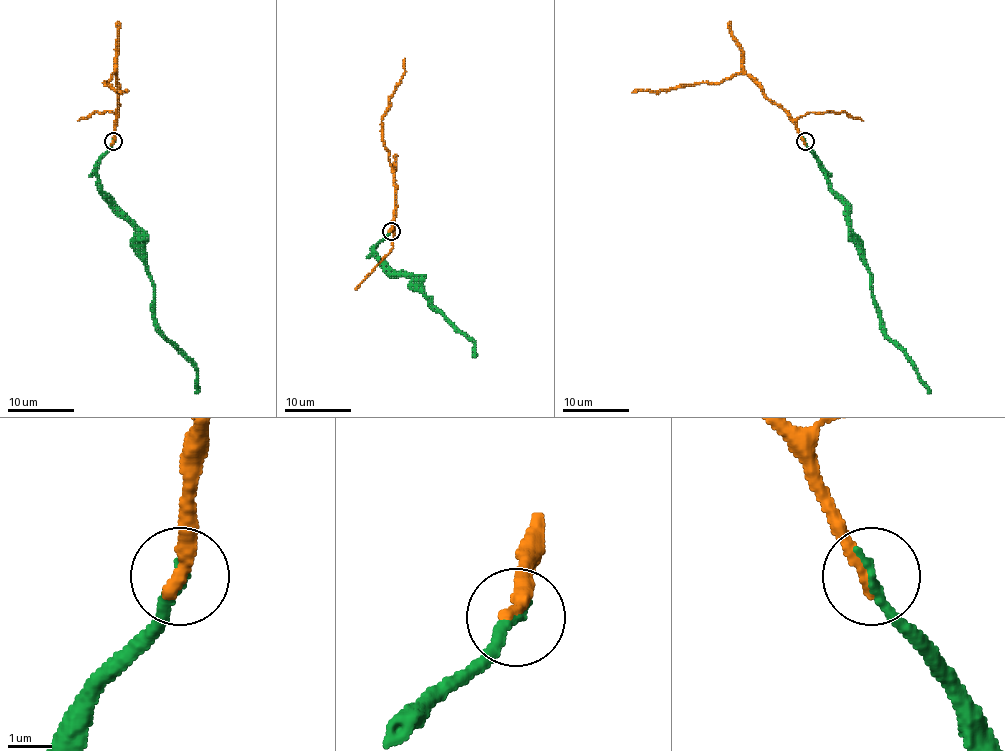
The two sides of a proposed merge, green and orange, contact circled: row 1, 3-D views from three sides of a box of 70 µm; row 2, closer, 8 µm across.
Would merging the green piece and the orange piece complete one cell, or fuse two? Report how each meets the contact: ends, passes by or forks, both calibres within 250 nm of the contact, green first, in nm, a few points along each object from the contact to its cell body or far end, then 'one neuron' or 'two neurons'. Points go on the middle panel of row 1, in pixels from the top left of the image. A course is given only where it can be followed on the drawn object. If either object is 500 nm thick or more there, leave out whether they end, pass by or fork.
green ends there; orange ends there; 280 nm thick on the green side, 360 nm on the other; green runs (391, 231), (375, 248), (378, 255), (394, 271), (413, 278), (434, 306), (474, 344), (472, 357); orange runs (391, 231), (393, 172), (383, 146), (381, 116), (404, 71), (404, 58); one neuron

